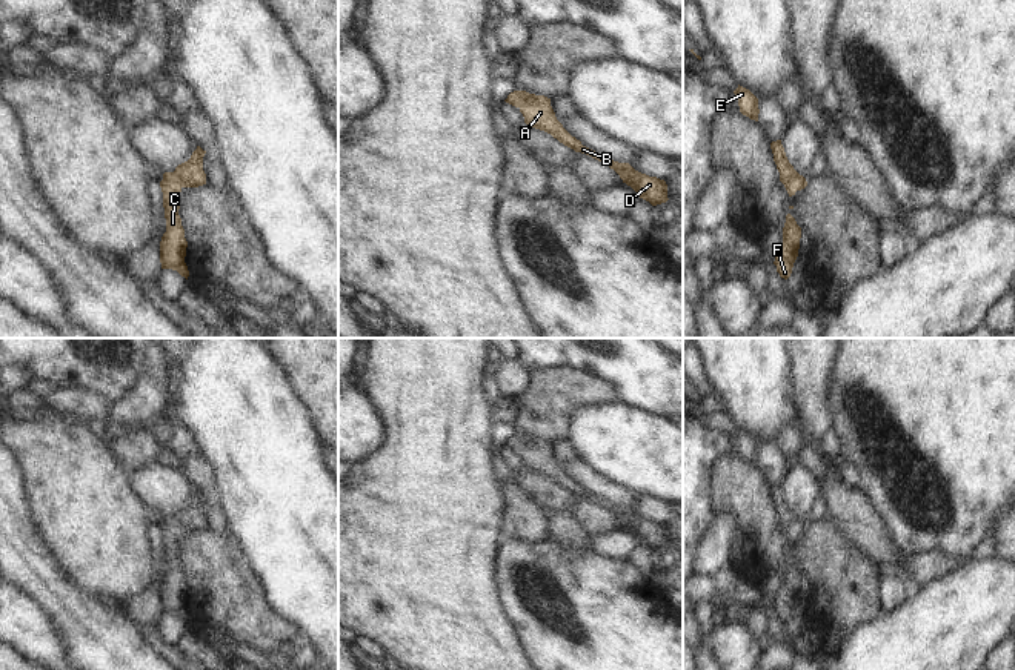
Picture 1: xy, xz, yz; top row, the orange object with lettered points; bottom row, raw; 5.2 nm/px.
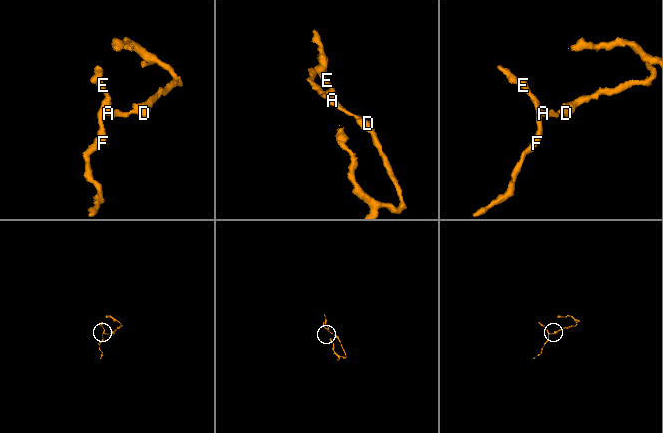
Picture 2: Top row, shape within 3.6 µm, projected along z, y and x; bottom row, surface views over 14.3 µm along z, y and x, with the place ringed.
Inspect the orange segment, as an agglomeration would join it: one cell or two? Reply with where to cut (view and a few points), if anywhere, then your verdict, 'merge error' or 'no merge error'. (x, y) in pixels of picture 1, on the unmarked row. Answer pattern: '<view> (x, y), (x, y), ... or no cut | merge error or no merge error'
no cut | no merge error

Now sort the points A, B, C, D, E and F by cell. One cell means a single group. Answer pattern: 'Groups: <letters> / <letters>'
Groups: A B C D E F.

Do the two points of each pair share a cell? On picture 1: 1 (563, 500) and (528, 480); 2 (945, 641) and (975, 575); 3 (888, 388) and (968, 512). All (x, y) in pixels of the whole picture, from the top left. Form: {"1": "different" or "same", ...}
{"1": "same", "2": "same", "3": "same"}

